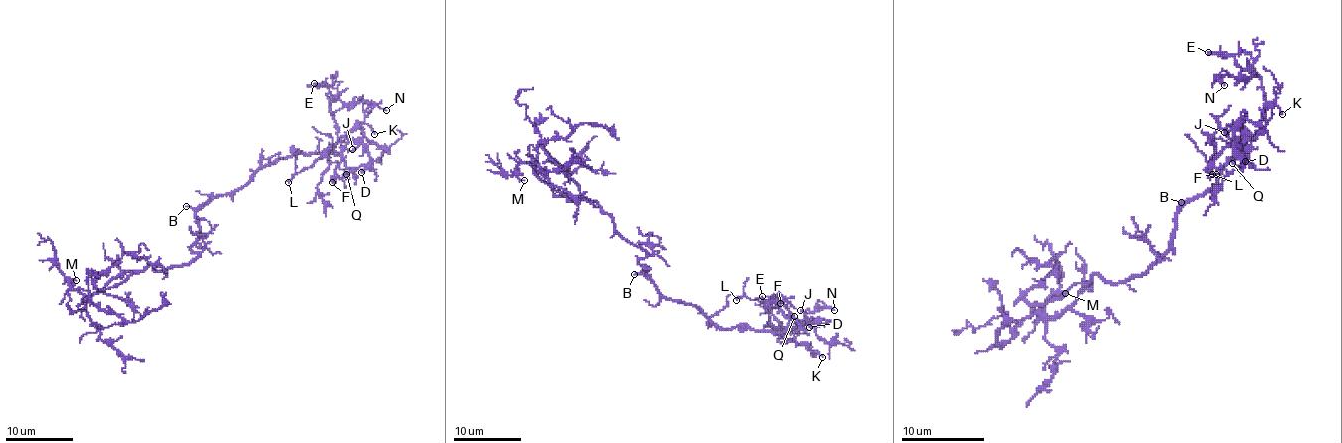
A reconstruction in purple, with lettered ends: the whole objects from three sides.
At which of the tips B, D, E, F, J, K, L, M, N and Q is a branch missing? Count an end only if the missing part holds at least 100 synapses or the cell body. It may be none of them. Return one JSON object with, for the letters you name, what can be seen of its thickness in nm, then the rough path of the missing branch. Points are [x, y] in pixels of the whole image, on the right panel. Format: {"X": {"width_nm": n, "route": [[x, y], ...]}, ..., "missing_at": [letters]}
{"B": {"width_nm": 240, "route": [[1181, 202], [1119, 169], [1072, 176], [981, 219], [989, 227], [973, 176], [989, 192]]}, "missing_at": ["B"]}

